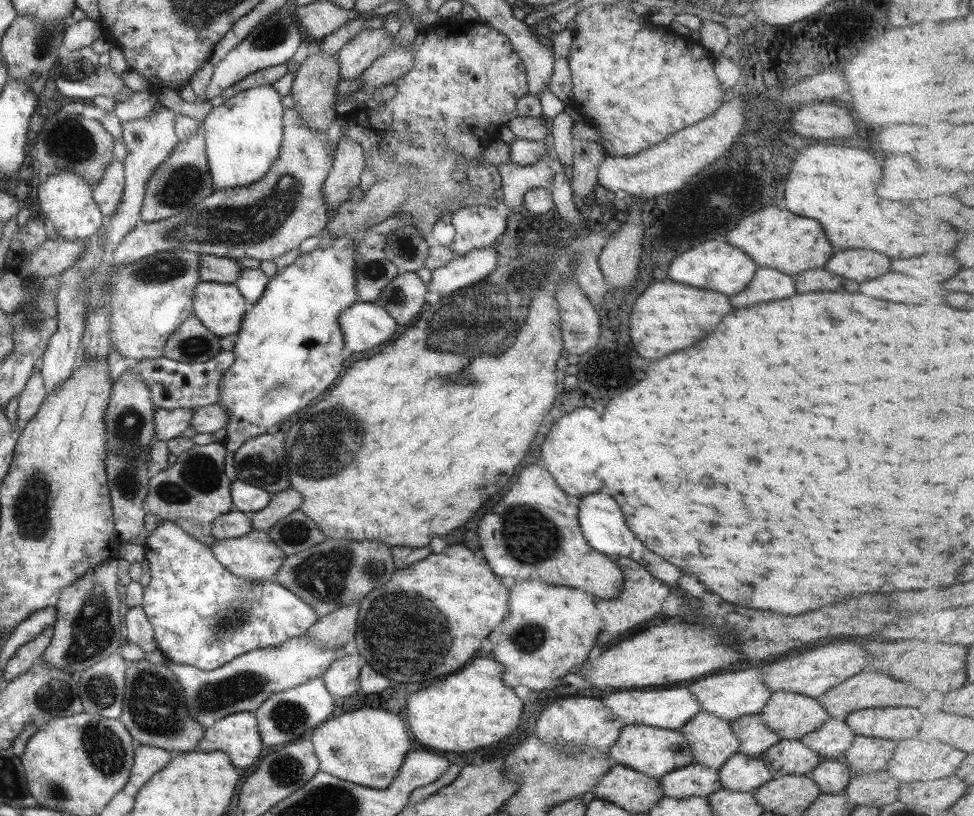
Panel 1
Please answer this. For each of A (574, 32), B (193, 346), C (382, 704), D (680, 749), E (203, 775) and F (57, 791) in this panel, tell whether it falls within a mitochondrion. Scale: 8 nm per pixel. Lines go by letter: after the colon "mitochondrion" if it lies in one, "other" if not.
A: other
B: mitochondrion
C: other
D: other
E: other
F: mitochondrion

